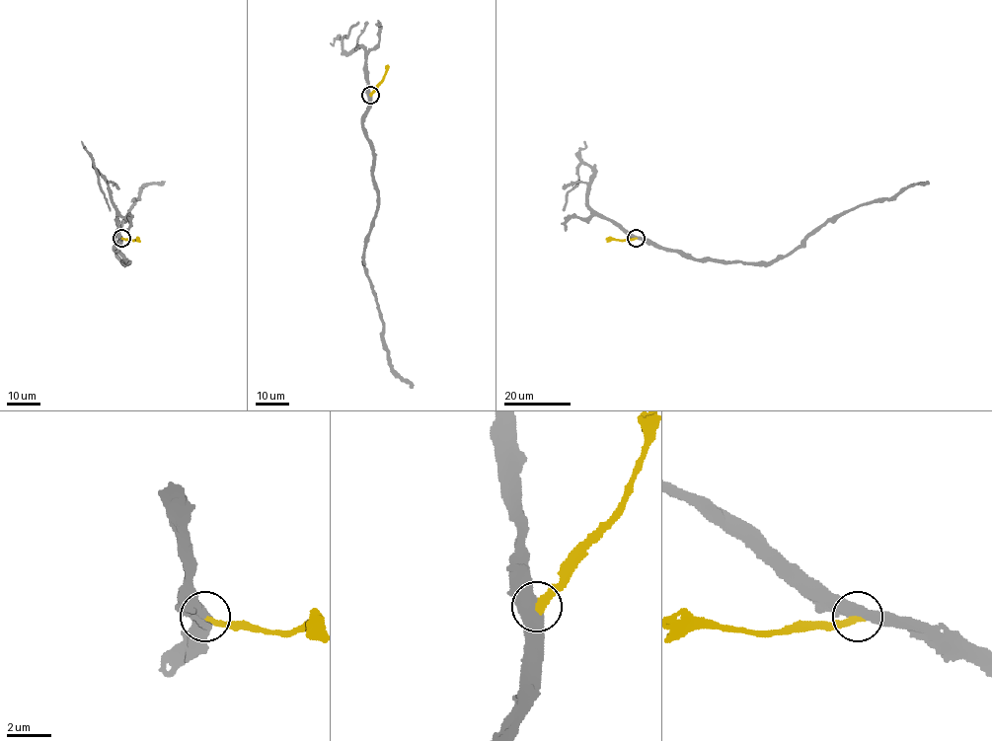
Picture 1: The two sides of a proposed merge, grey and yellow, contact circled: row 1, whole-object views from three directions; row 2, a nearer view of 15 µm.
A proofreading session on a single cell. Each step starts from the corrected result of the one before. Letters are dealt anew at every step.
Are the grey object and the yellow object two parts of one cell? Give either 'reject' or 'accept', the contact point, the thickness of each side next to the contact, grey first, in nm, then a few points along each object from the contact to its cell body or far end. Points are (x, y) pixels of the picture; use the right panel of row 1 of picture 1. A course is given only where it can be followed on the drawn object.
accept | (636, 238) | 550/280 nm | grey via (636, 238), (694, 259), (771, 262), (789, 255), (828, 221), (860, 205), (891, 200), (906, 187), (927, 181) | yellow via (636, 238), (606, 239)

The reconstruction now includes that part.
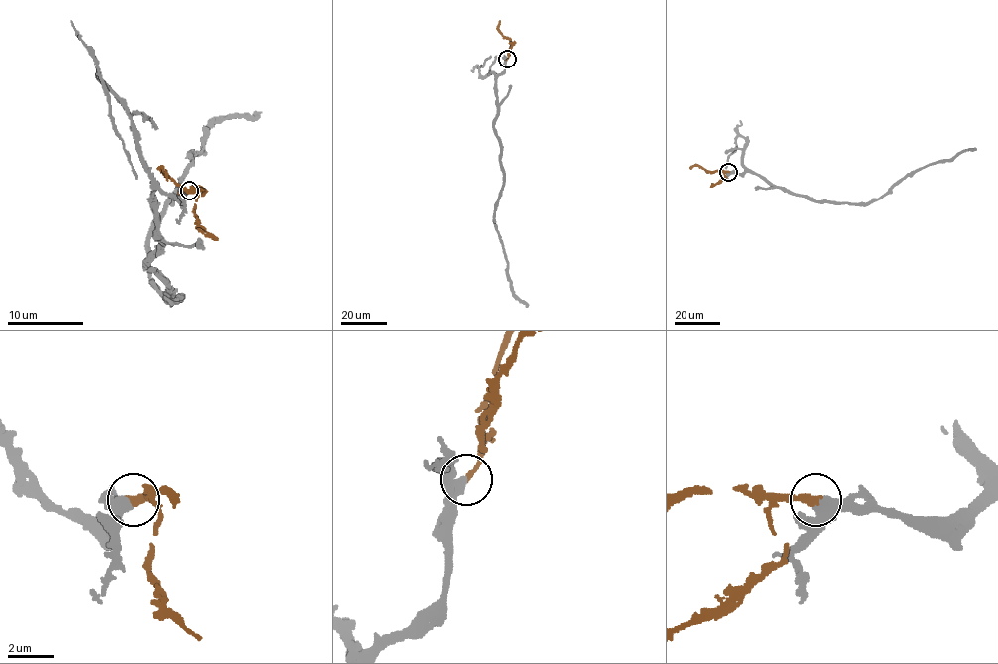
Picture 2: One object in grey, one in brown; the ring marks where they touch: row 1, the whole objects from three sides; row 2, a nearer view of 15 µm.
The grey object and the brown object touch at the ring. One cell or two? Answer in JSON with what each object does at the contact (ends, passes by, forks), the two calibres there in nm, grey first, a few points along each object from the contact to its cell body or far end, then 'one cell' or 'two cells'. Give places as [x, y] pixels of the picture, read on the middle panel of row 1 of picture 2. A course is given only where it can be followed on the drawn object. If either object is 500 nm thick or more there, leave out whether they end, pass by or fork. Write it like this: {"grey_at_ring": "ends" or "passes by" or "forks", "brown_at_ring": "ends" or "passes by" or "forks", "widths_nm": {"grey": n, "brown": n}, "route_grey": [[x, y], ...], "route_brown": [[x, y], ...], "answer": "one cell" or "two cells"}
{"widths_nm": {"grey": 550, "brown": 280}, "route_grey": [[507, 60], [496, 83], [493, 125], [503, 183], [494, 223], [511, 289], [527, 306]], "route_brown": [[507, 60], [511, 42], [498, 29], [500, 21]], "answer": "one cell"}

